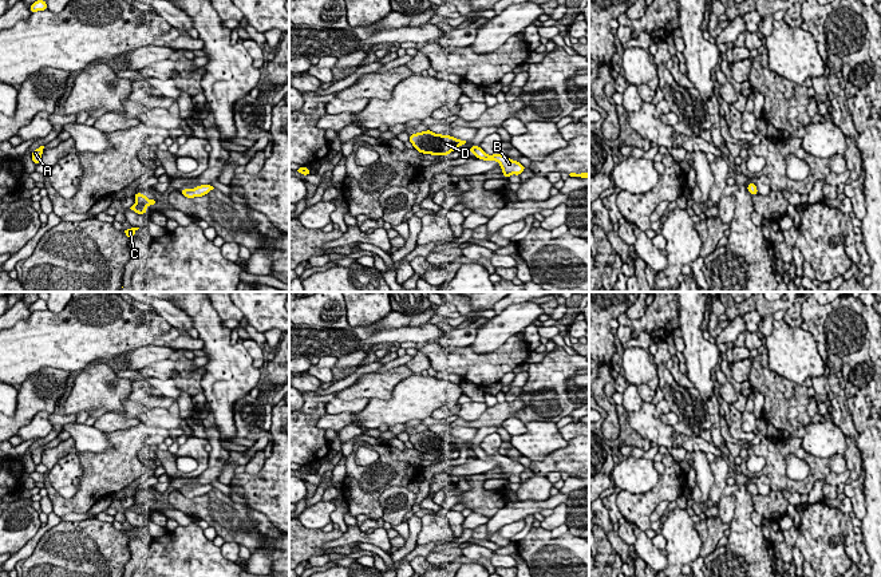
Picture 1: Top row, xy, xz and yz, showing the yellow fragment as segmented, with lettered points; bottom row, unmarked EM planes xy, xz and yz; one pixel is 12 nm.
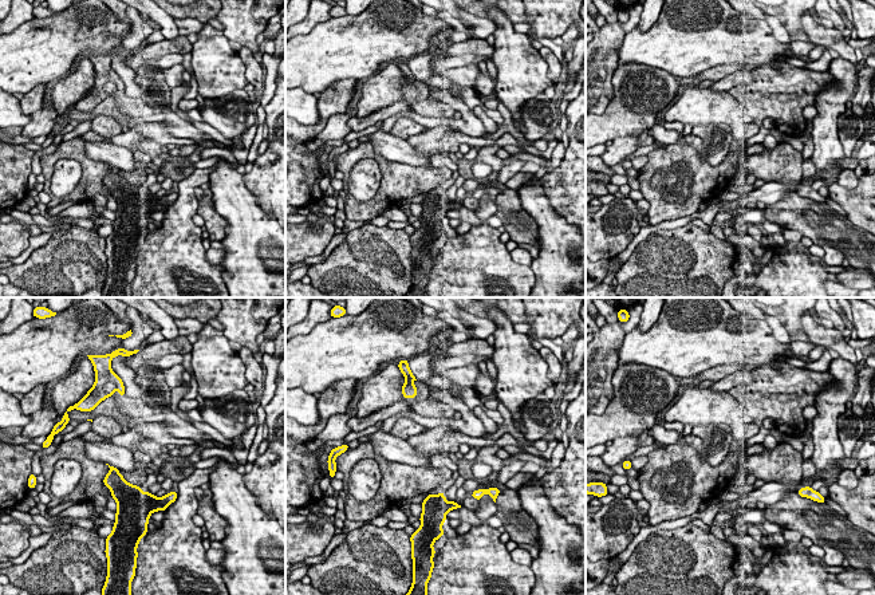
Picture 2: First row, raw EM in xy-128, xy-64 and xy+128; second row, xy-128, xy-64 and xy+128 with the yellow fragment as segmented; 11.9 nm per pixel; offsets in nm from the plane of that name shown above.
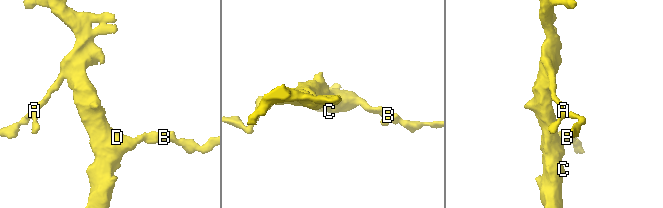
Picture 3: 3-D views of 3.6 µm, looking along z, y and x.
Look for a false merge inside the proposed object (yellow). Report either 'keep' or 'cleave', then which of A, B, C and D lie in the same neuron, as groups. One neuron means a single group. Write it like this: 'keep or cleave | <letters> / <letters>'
keep | A B C D

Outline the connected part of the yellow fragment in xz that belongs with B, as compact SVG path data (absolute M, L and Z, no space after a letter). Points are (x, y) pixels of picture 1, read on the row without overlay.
M470 446L470 452L473 452L478 459L482 461L495 461L501 465L502 474L505 478L509 478L511 474L521 475L526 469L517 461L513 461L499 452L487 455L479 446Z

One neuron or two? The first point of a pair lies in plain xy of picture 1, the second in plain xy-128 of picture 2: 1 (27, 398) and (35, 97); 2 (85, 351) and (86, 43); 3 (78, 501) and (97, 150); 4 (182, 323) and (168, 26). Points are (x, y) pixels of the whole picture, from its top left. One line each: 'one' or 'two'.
1: one
2: one
3: two
4: two

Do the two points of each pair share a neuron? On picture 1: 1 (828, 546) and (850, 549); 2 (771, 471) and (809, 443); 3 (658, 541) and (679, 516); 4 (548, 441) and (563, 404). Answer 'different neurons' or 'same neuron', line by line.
1: different neurons
2: different neurons
3: different neurons
4: different neurons

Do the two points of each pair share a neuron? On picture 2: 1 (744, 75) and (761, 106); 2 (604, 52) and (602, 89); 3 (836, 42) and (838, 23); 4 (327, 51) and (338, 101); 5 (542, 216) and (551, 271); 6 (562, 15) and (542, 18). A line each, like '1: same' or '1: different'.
1: different
2: same
3: different
4: different
5: same
6: same

